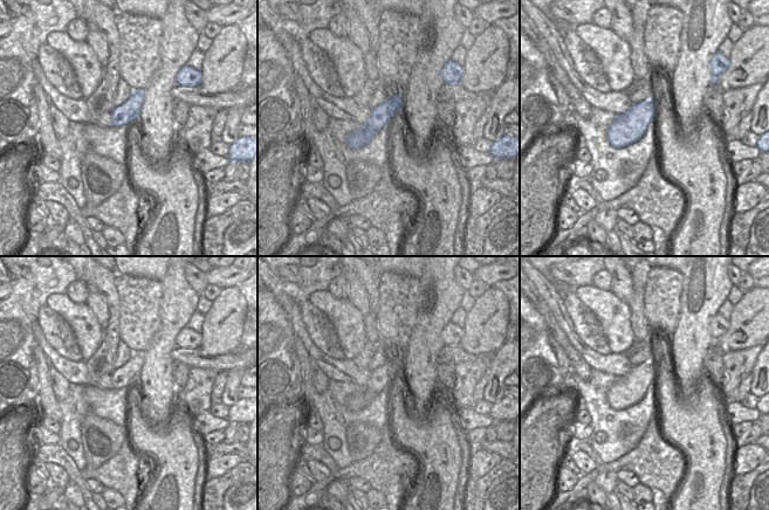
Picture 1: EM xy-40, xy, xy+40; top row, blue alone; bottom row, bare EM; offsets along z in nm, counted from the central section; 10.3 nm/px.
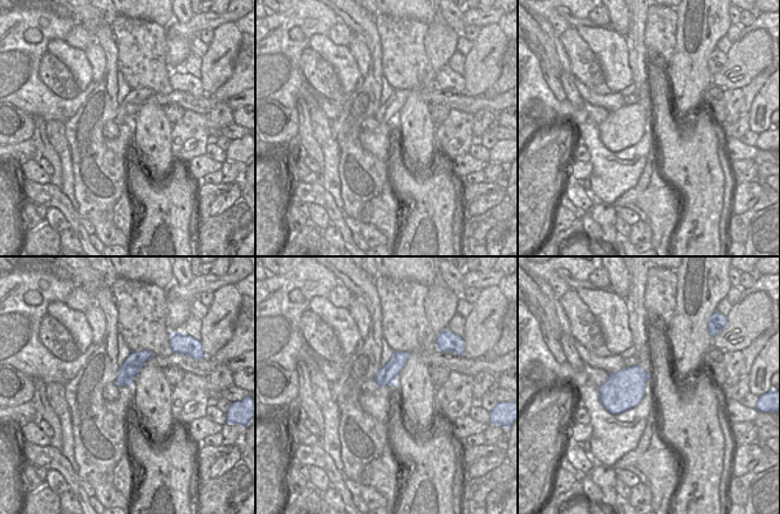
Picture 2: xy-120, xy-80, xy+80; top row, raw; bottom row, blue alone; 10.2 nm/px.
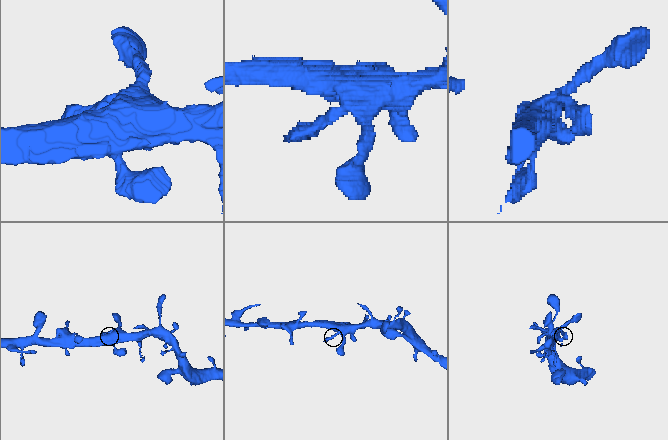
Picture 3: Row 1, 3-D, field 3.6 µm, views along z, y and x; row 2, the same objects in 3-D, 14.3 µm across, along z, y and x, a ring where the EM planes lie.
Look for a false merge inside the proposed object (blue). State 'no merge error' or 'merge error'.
no merge error

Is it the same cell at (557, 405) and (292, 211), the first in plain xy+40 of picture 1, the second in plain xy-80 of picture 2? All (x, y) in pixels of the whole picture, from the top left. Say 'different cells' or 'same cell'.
different cells

